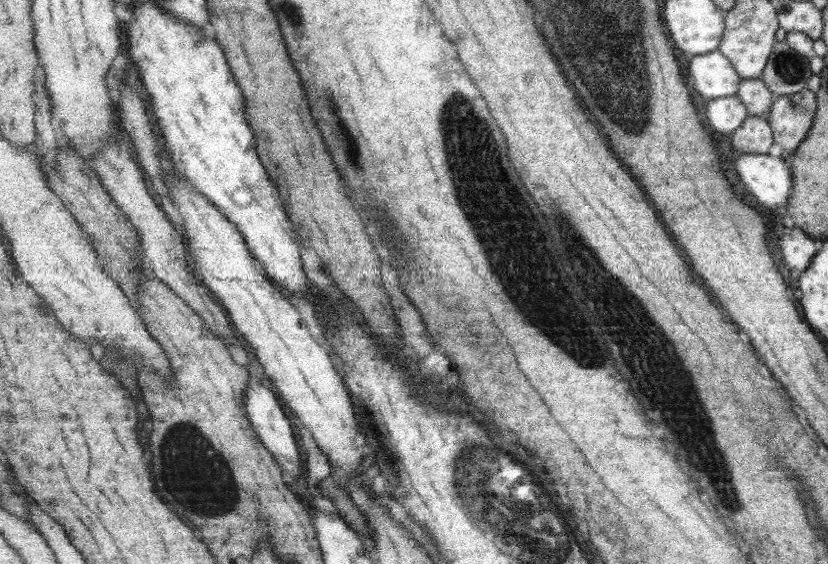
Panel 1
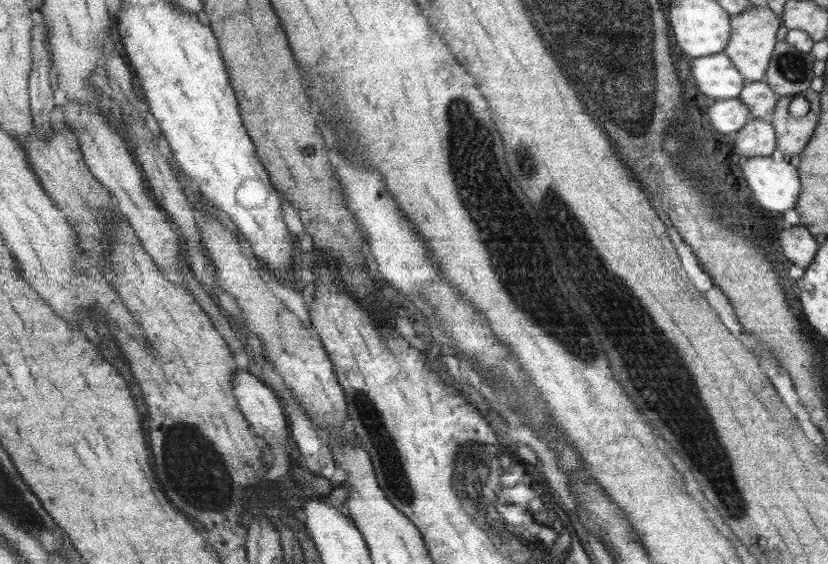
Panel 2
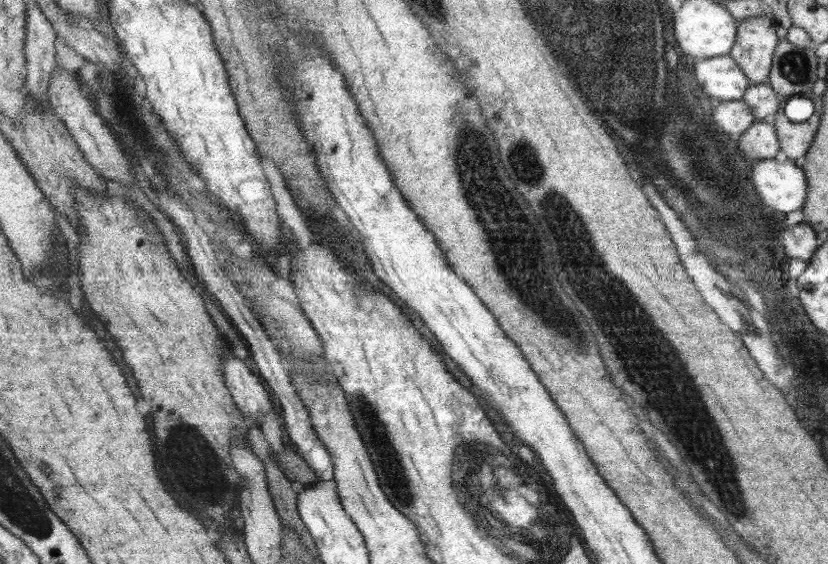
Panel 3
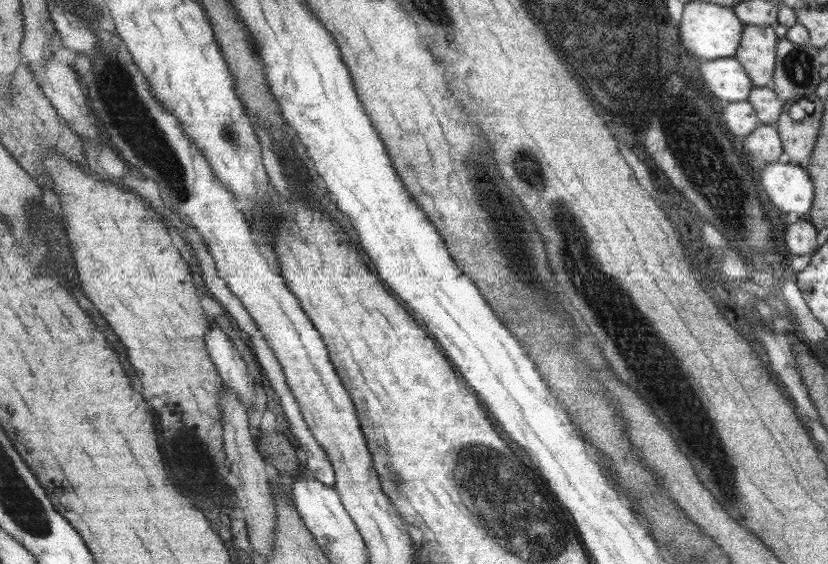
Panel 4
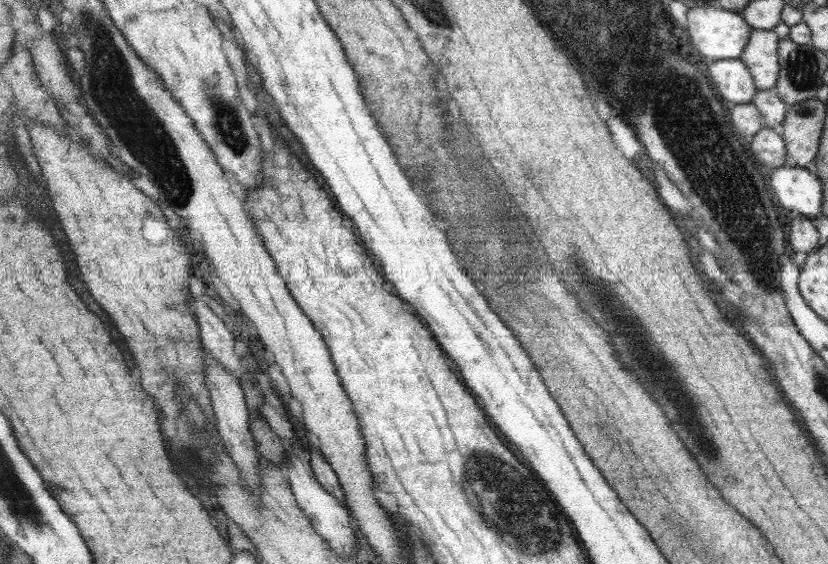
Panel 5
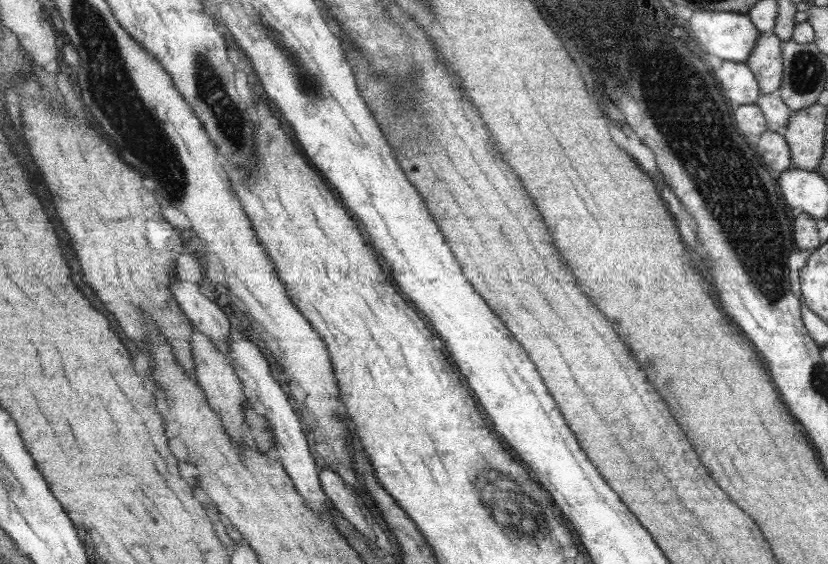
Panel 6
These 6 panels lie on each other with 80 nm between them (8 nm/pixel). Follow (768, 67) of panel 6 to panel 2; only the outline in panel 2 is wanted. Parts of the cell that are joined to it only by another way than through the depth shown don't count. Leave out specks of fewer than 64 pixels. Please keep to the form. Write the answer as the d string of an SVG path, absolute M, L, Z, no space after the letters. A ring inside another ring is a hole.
M751 4L745 10L730 16L730 38L727 39L722 51L730 57L744 82L759 82L765 79L766 66L770 62L776 43L777 28L779 28L779 20L775 18L769 7Z

